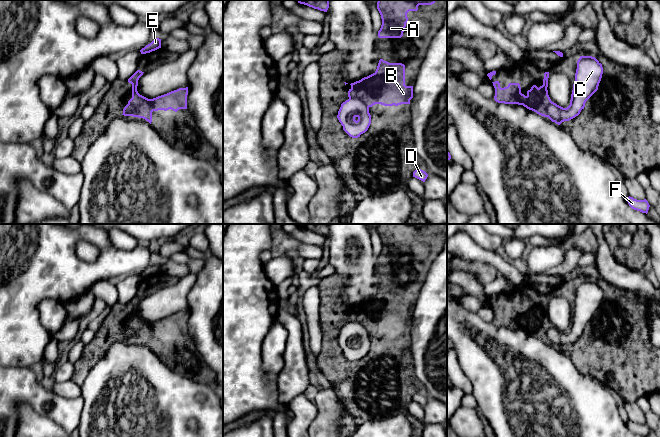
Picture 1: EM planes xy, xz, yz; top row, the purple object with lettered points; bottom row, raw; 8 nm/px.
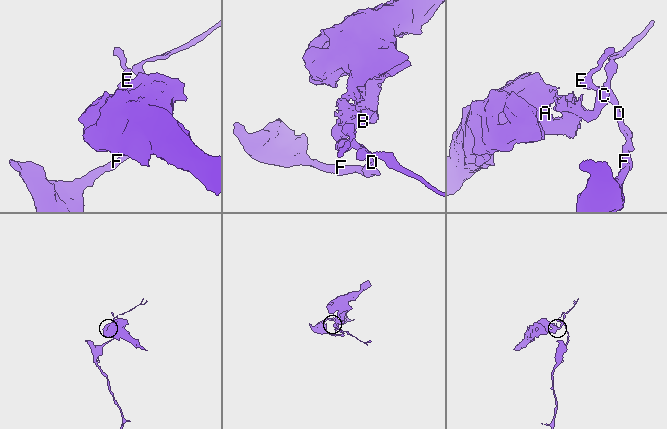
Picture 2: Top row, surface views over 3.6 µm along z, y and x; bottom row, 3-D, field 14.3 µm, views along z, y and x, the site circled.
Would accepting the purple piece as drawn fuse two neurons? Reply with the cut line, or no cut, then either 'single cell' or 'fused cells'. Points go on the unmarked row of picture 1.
cut in xz along (349, 322), (358, 322), (368, 331); fused cells

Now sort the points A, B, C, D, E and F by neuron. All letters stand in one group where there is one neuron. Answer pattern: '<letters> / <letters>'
A B / C D E F

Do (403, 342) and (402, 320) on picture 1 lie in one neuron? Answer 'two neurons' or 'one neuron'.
one neuron

